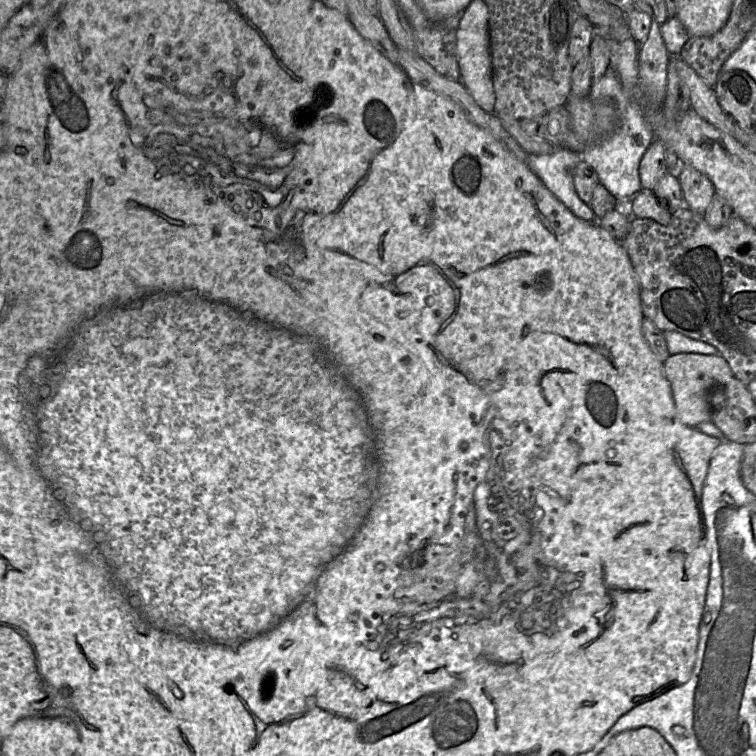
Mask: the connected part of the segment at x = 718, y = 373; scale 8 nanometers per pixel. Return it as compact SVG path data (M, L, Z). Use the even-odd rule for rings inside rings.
M675 354L670 355L663 366L680 421L689 427L711 422L712 408L708 401L708 391L714 385L727 383L734 377L726 360L721 355Z

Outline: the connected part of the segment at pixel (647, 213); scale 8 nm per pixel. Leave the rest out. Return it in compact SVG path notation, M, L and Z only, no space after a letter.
M641 189L634 197L628 201L628 205L625 205L622 209L628 207L627 212L629 212L634 218L649 218L665 226L671 222L672 214L670 210L662 200L656 197L653 190Z

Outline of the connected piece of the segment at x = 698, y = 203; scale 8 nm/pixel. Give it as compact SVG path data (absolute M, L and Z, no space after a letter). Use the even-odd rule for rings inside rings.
M682 164L678 178L682 187L684 205L694 212L704 214L715 194L711 180L694 167Z

